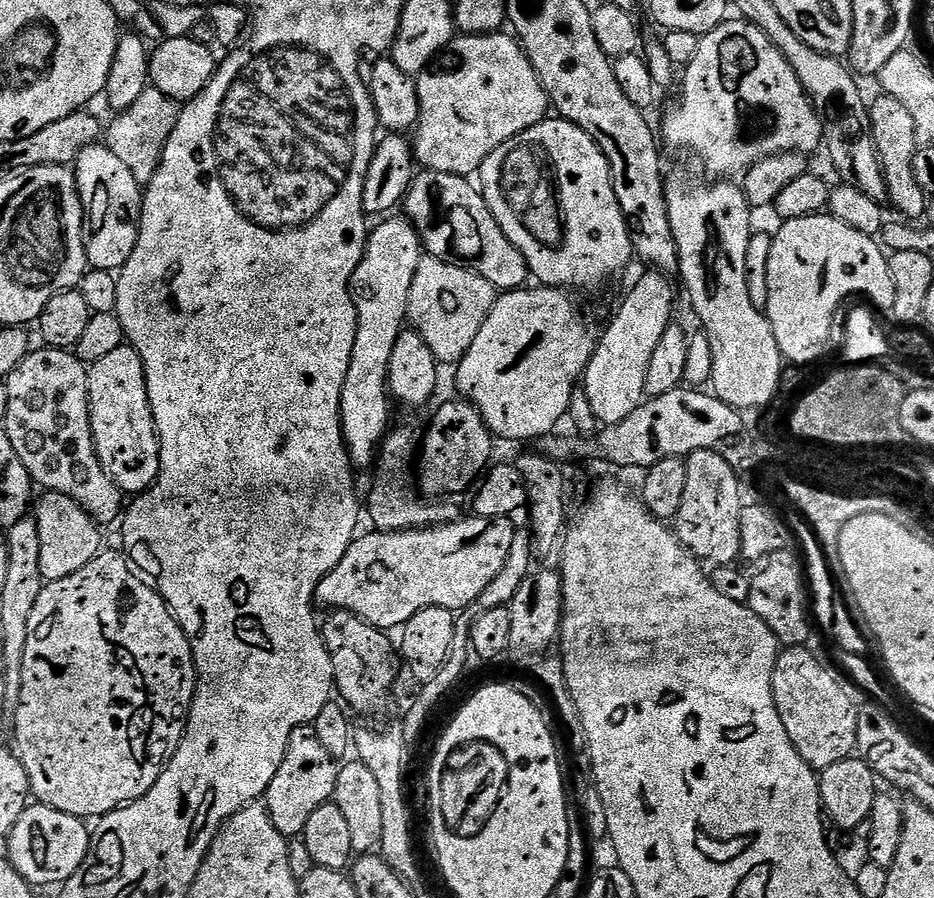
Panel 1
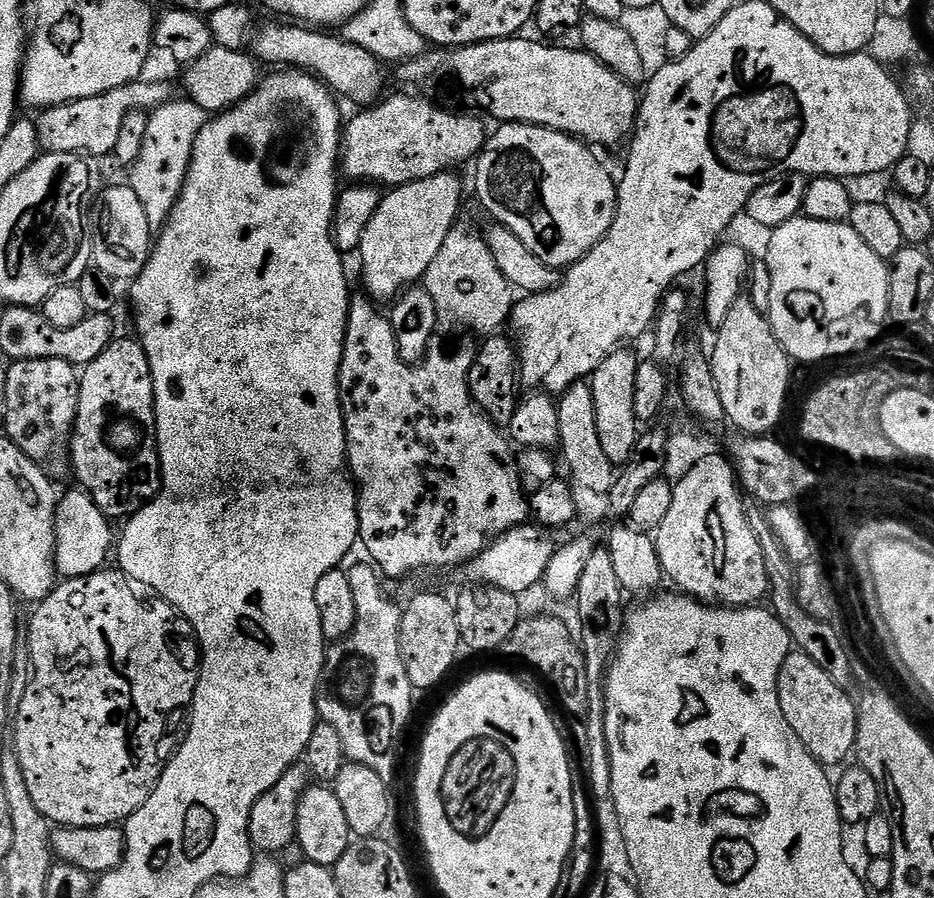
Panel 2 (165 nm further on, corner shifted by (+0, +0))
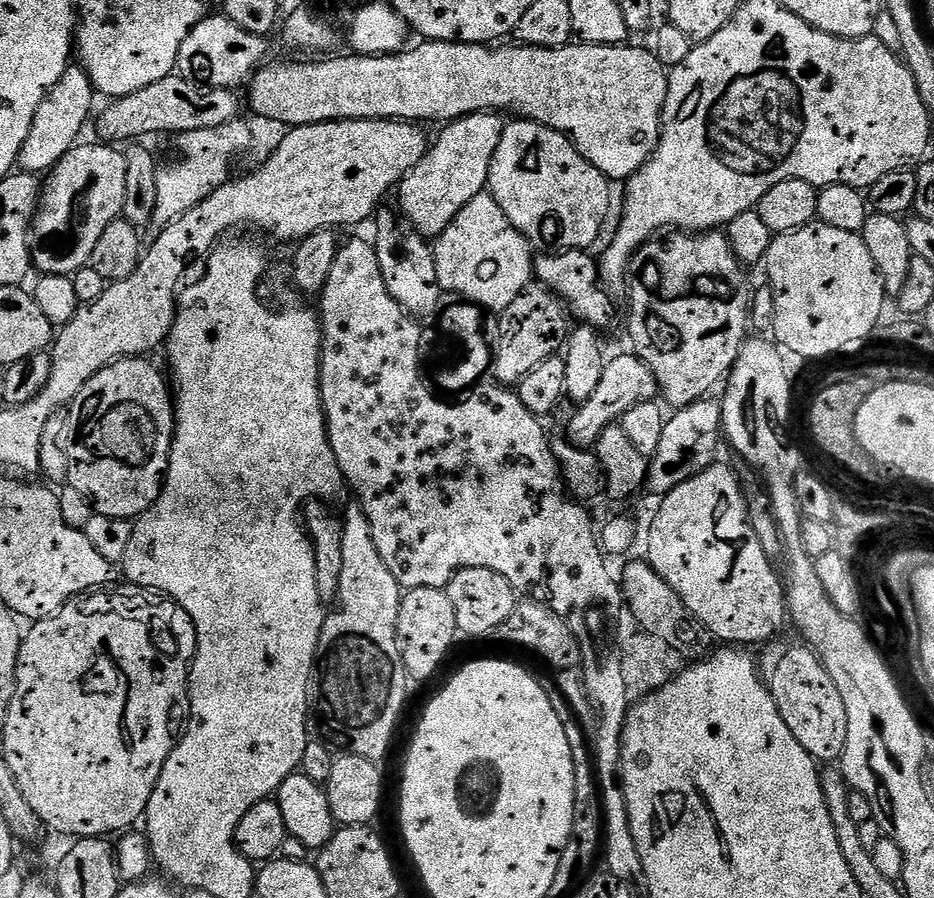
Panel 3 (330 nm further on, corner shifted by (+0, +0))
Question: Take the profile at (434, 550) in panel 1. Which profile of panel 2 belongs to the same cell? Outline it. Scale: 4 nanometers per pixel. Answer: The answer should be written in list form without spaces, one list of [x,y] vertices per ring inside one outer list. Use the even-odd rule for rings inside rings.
[[[525,522],[518,528],[502,533],[497,540],[482,549],[475,558],[469,560],[466,571],[473,585],[488,584],[498,590],[523,594],[539,585],[544,579],[544,571],[550,558],[556,553],[557,545],[545,529],[532,522]]]

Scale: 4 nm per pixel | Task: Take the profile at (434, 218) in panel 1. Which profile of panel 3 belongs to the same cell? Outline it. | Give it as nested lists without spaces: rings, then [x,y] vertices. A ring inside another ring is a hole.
[[[569,248],[553,254],[544,250],[537,255],[532,262],[532,271],[535,279],[550,289],[554,295],[564,301],[569,313],[576,316],[577,321],[583,322],[597,330],[604,327],[612,320],[612,300],[608,297],[605,281],[600,278],[600,266],[595,255],[583,248]],[[552,255],[552,256],[551,256]]]

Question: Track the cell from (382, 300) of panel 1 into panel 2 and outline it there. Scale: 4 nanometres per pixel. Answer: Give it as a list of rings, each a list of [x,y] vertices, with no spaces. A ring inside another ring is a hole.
[[[455,171],[437,172],[430,178],[401,183],[381,199],[358,249],[367,295],[373,301],[395,301],[405,288],[423,281],[426,270],[457,223],[464,188]]]

